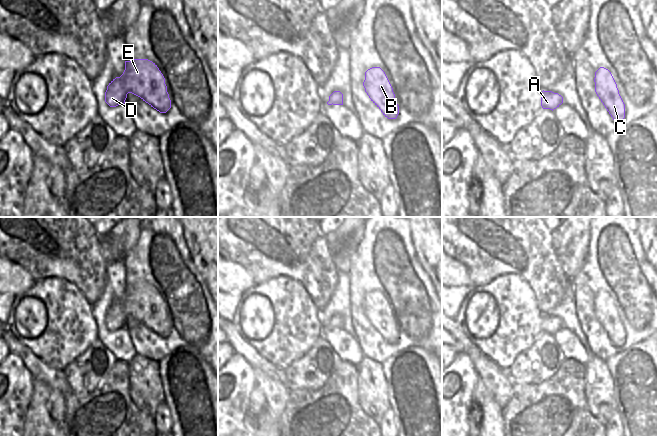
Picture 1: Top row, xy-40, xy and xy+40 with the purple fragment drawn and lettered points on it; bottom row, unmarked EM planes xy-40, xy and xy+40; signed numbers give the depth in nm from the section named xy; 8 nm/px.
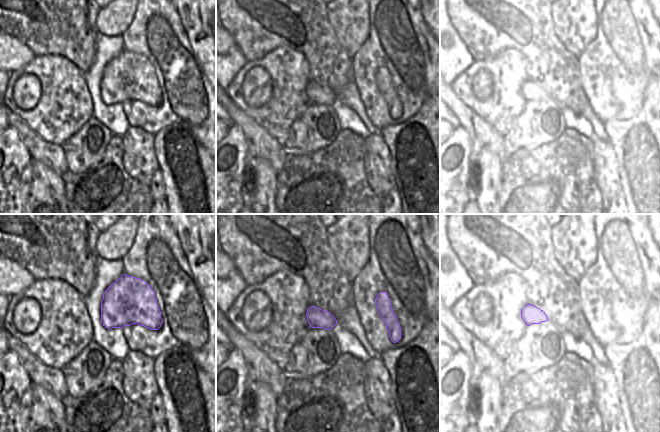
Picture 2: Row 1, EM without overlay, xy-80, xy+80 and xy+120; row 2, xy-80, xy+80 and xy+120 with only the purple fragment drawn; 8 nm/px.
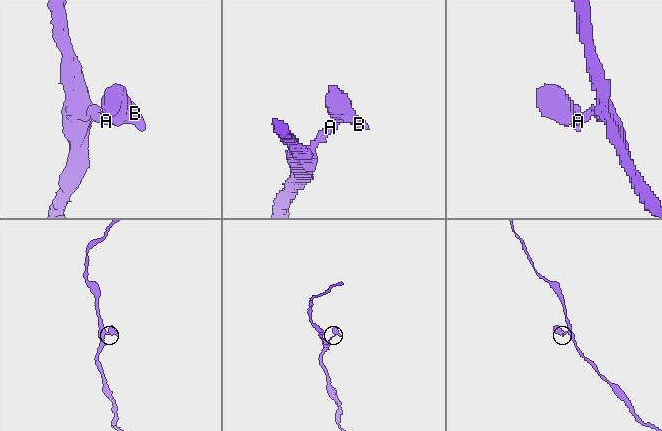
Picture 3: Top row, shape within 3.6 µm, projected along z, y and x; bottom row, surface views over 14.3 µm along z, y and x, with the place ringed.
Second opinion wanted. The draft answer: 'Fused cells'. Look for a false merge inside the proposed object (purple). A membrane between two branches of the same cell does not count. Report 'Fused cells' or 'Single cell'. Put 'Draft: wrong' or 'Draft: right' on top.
Draft: wrong
Single cell.

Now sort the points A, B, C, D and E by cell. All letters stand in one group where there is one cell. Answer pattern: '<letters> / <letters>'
A B C D E

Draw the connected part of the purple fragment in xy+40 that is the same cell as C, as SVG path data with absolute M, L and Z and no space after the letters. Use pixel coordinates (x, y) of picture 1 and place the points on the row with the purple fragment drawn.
M600 67L595 72L595 92L614 121L620 123L625 118L625 104L619 94L611 72Z

